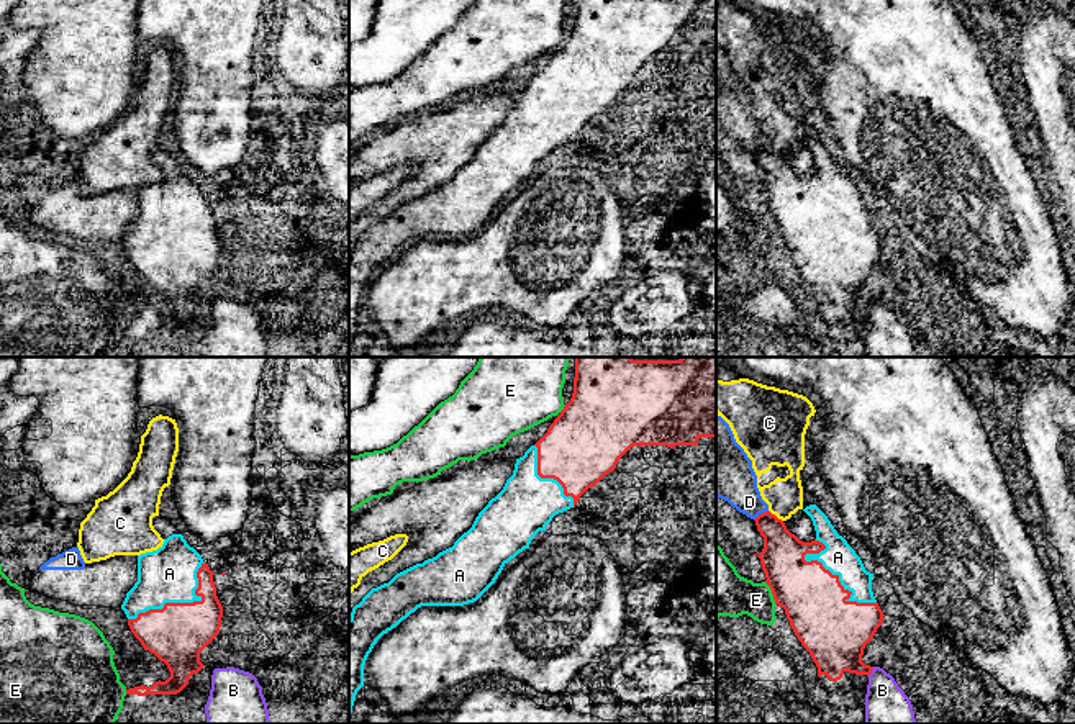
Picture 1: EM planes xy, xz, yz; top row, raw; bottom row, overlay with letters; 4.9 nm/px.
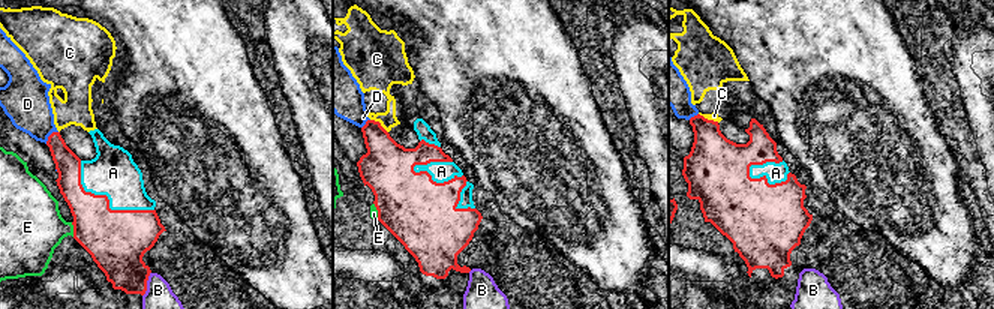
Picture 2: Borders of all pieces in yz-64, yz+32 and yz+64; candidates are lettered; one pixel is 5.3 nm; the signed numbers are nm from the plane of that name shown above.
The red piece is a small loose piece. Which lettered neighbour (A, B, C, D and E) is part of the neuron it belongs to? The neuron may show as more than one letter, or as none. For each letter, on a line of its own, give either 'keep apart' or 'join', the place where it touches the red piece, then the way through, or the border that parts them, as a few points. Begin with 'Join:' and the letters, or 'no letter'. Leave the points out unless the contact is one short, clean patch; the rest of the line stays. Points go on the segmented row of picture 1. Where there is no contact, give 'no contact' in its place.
Join: A
A: join; meets red in yz at (828, 570)
B: keep apart; meets red in yz at (870, 672)
C: keep apart; meets red in yz at (774, 515); border along yz (769, 510), (782, 521)
D: keep apart; meets red in yz at (762, 513); border along yz (767, 510), (754, 520)
E: keep apart; meets red in yz at (772, 593)

